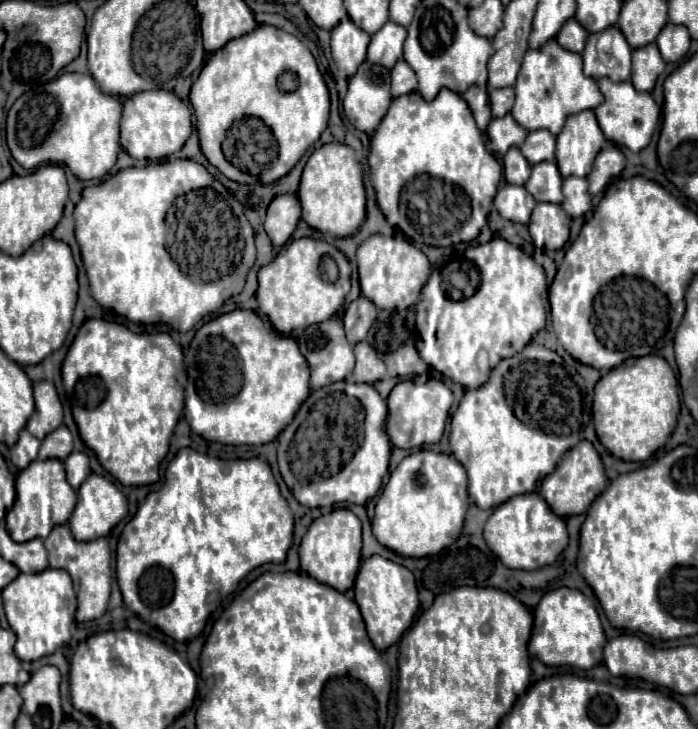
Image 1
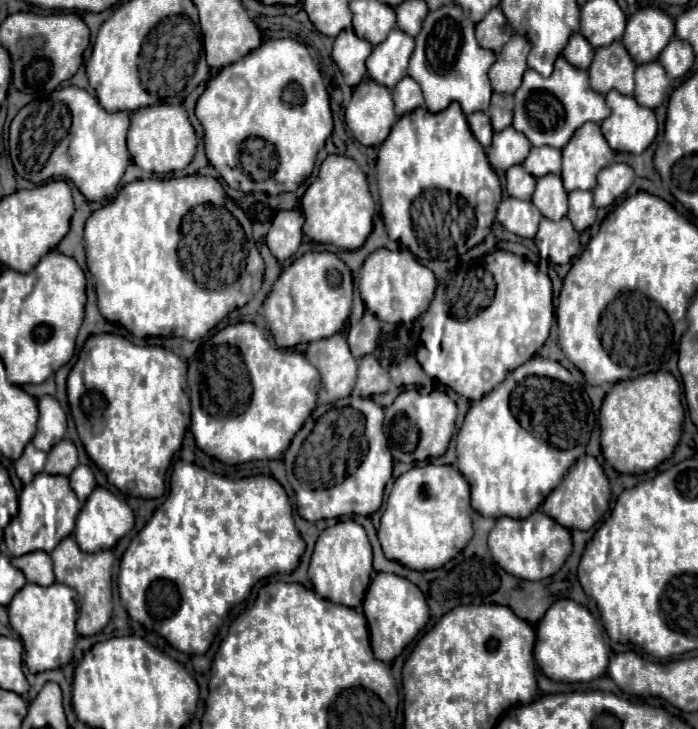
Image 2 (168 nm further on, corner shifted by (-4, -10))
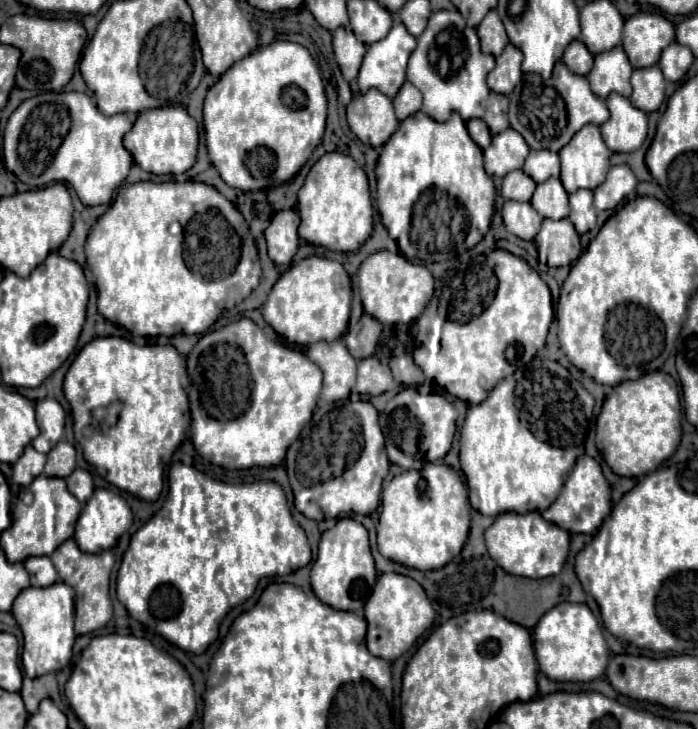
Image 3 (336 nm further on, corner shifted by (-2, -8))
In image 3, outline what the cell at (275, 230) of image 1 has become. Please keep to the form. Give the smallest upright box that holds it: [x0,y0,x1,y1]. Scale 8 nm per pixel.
[266,210,300,266]

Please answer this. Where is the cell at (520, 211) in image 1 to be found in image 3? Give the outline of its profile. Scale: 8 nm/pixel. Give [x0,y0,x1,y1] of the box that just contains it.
[502,200,542,240]

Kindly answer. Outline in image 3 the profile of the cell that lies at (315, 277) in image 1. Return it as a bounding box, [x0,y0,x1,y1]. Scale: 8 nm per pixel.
[262,256,350,346]

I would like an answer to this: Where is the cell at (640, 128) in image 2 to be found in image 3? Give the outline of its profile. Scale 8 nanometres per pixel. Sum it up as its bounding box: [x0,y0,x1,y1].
[600,94,648,152]

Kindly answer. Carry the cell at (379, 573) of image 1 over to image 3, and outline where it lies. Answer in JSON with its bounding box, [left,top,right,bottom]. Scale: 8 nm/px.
[366,574,436,662]

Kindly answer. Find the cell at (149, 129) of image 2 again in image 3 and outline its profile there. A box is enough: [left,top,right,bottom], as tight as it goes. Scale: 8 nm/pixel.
[124,106,198,176]

